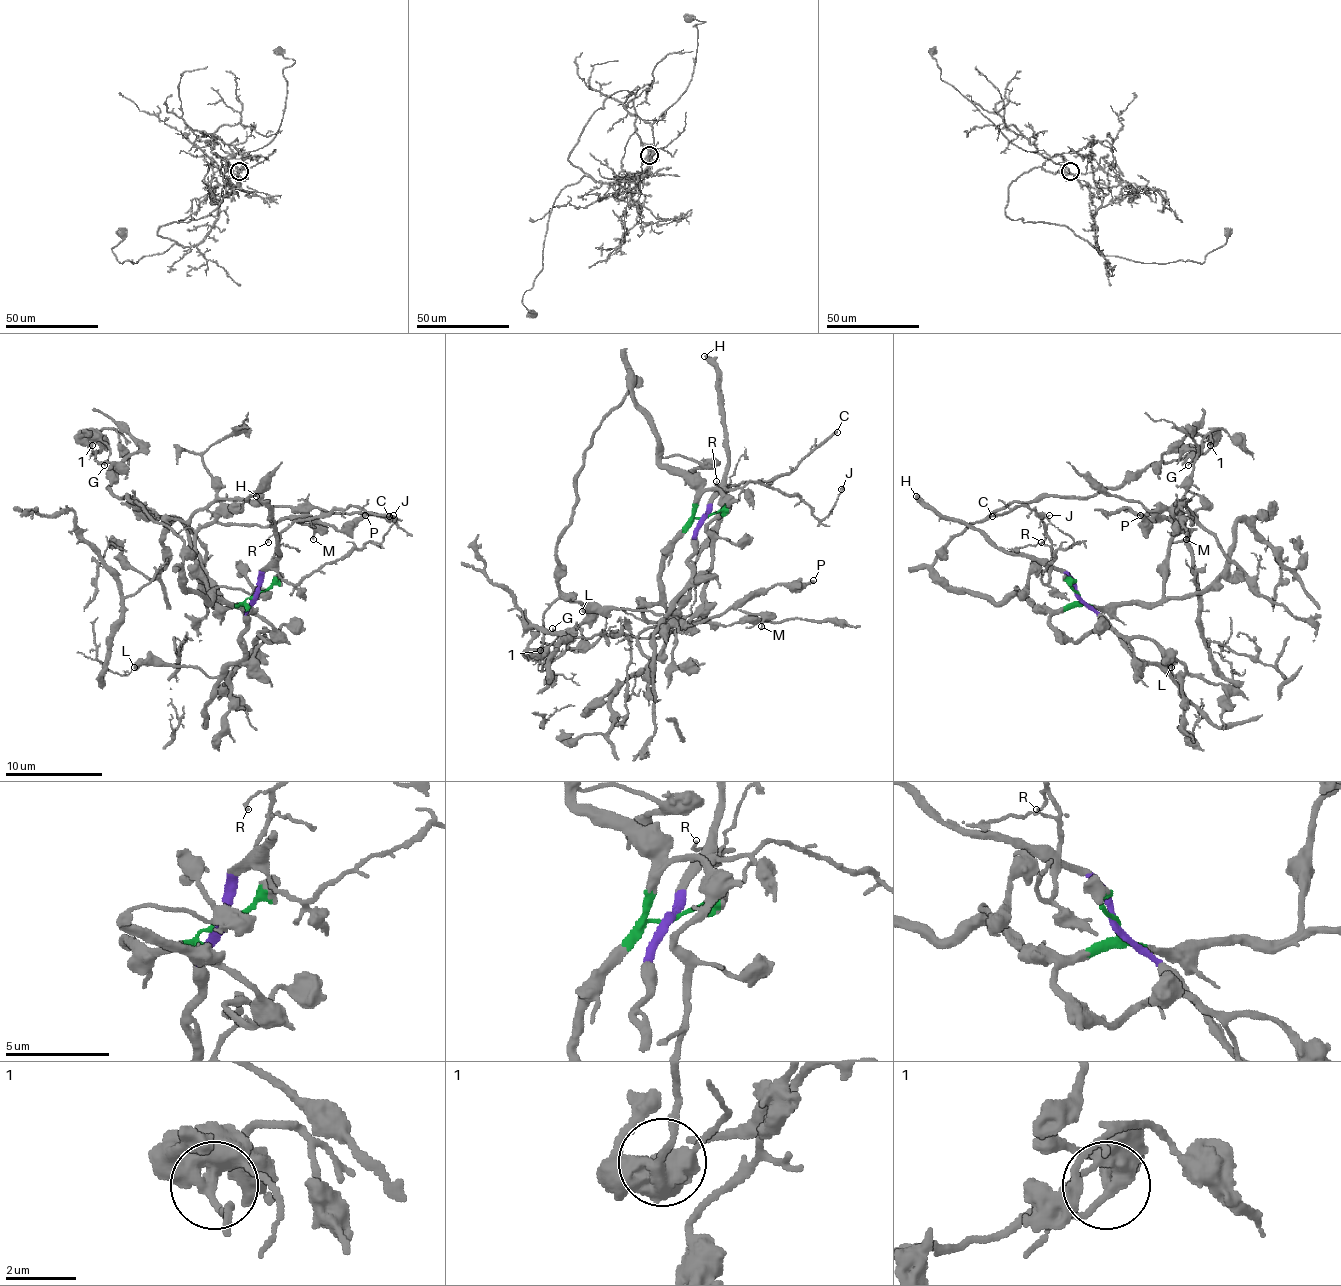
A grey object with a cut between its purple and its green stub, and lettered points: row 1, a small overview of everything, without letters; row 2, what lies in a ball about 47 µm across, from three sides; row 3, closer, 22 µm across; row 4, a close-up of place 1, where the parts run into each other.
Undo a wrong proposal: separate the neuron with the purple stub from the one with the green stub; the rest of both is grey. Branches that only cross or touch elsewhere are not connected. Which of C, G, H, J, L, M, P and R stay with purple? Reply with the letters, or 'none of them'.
C, H, J, R

